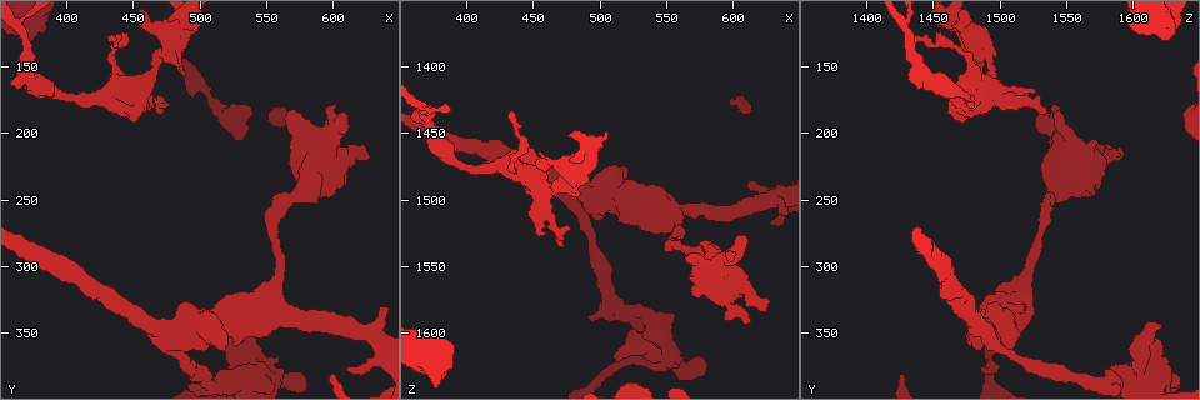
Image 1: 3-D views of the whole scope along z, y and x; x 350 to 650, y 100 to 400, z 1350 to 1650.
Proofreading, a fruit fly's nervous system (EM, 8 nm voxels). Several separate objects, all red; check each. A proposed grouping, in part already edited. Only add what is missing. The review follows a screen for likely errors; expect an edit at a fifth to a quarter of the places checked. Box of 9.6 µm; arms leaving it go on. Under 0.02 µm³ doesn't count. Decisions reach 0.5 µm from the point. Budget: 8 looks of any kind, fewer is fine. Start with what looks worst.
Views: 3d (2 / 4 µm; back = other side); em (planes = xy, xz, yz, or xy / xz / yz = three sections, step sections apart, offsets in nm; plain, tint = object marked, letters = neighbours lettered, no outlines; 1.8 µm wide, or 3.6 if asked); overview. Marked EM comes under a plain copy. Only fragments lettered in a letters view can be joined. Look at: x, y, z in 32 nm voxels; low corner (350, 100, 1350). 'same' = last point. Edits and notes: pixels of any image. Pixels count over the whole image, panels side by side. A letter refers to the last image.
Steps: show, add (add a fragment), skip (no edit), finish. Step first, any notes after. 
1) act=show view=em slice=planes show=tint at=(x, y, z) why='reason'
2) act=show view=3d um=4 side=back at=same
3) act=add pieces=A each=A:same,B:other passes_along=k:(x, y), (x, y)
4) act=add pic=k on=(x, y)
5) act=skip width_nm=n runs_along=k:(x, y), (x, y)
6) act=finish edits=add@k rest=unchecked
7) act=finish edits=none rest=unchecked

act=show view=3d um=4 at=(382, 126, 1632) why='branch stops here'

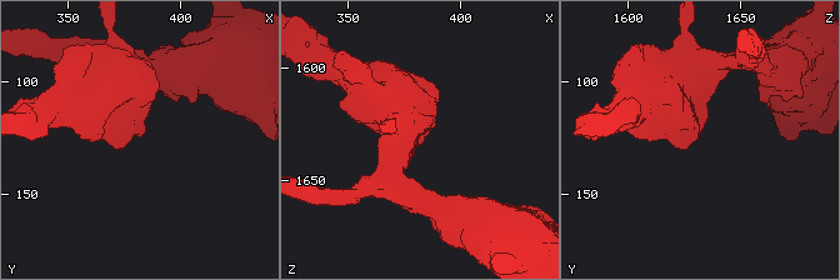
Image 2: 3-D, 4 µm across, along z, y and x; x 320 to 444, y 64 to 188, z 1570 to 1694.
act=show view=em slice=planes show=letters at=(383, 125, 1631) why='need the tissue'

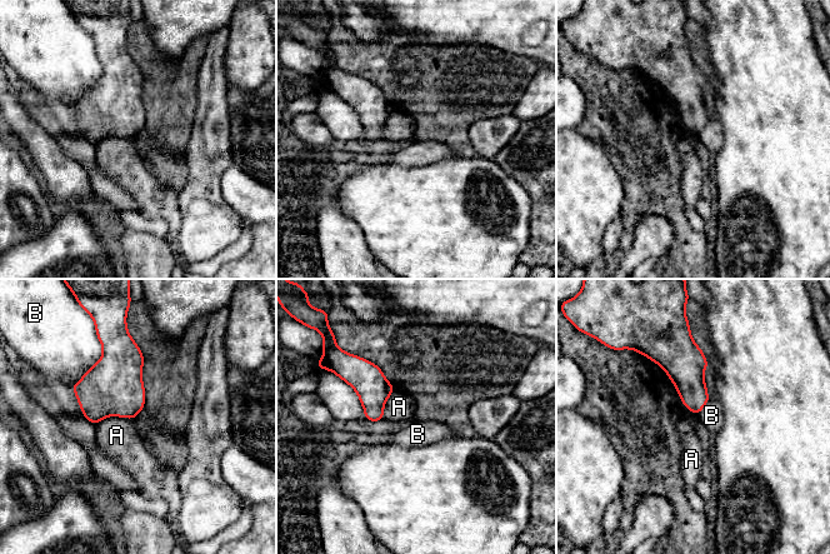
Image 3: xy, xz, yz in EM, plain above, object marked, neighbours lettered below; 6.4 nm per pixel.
act=skip each=A:other,B:other border=3:(99, 340), (101, 357), (70, 387) found='no lettered fragment goes on from it'

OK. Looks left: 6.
act=show view=em slice=xz step=16 show=letters at=(458, 172, 1524) why='free end'

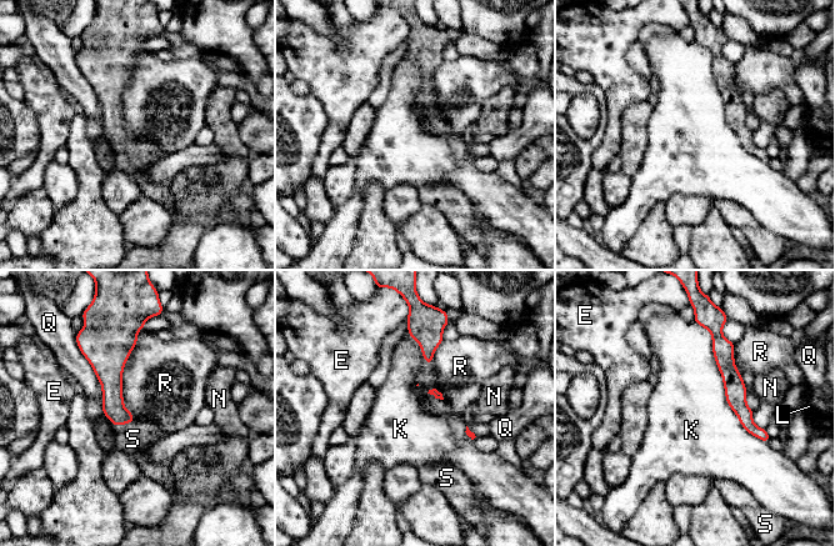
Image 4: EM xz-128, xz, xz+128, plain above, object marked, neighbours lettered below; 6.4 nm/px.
act=add pieces=S each=E:other,K:other,L:other,N:other,Q:other,R:other,S:same passes_along=4:(113, 407), (126, 422), (133, 439) found='it goes on there'

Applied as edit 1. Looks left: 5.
act=show view=em um=3.6 slice=planes show=letters at=(550, 378, 1622) why='calibre changes'

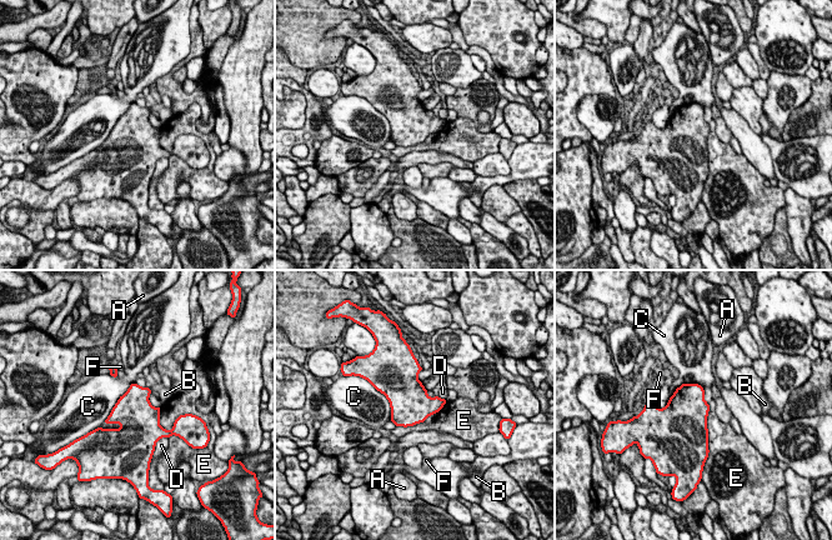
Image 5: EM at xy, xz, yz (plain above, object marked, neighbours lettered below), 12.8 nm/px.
act=skip each=A:other,B:other,C:other,D:other,E:other,F:other border=5:(707, 403), (707, 448), (710, 450) found='none of them fits'

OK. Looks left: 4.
act=show view=3d um=4 at=(576, 202, 1554)

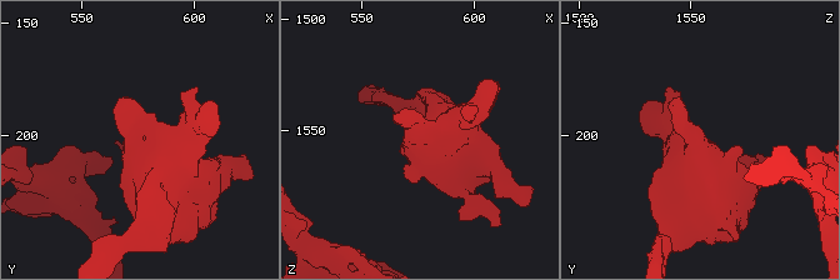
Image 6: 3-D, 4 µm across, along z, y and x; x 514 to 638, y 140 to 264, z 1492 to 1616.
act=show view=em um=3.6 slice=xy step=4 show=tint at=(575, 202, 1552) why='now the EM'

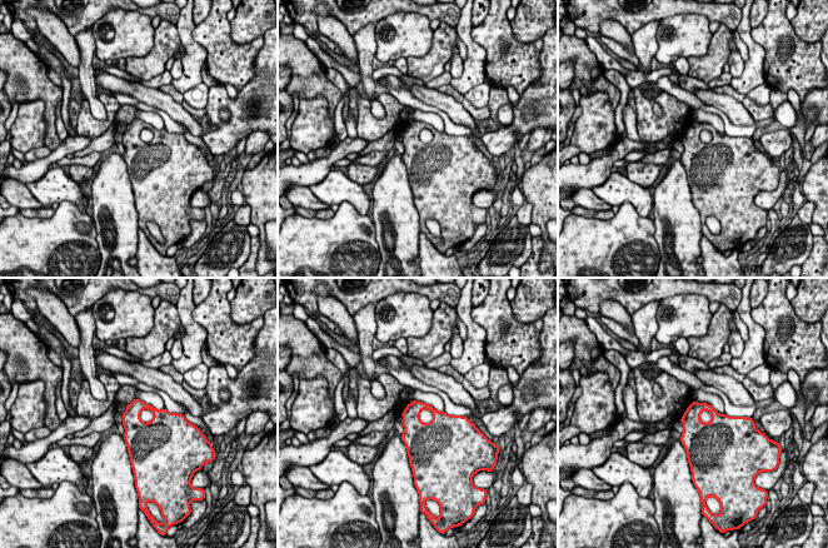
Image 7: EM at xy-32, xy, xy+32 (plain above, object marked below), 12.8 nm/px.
act=show view=em um=3.6 slice=planes show=letters at=same why='cut it another way'

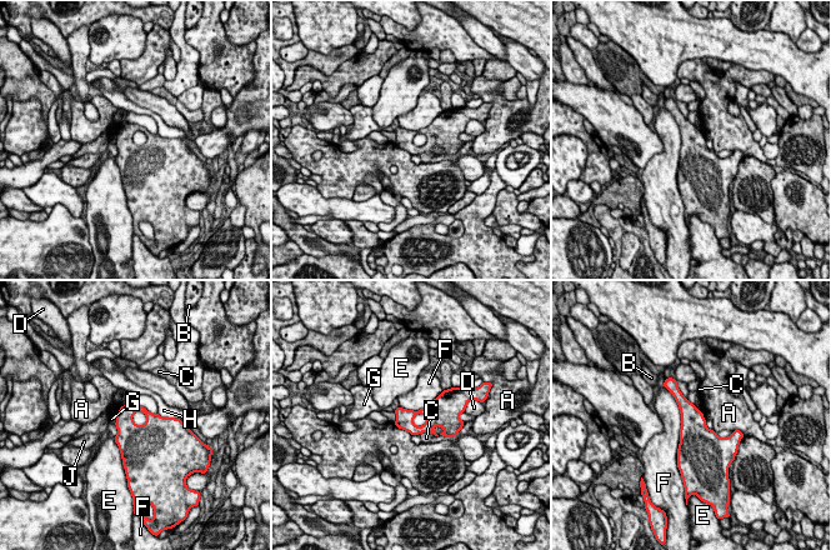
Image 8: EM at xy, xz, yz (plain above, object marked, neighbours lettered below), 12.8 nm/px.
act=skip width_nm=220 longest_contact=F:1000nm each=A:other,B:other,C:other,D:other,E:other,F:other,G:other,H:other,J:other found='none of them fits'

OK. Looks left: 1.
act=finish edits=add@4 rest=unchecked

